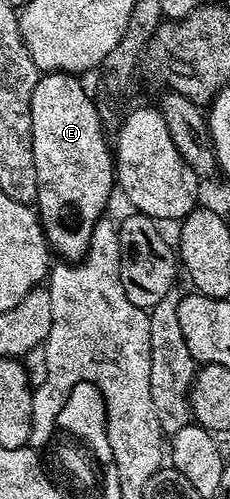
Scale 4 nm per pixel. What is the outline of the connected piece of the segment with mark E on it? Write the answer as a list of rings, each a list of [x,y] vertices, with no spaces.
[[[46,73],[39,78],[36,89],[32,93],[32,105],[30,112],[32,113],[32,153],[36,161],[36,181],[38,182],[38,197],[36,200],[36,210],[39,219],[42,221],[42,232],[46,234],[46,242],[55,252],[58,251],[63,260],[78,261],[86,254],[88,245],[92,241],[92,233],[96,229],[98,220],[107,214],[106,202],[110,199],[110,190],[115,190],[116,187],[116,159],[112,154],[112,147],[106,144],[106,135],[104,124],[101,117],[98,115],[98,109],[95,100],[90,100],[88,92],[82,88],[81,78],[75,77],[70,73]]]

